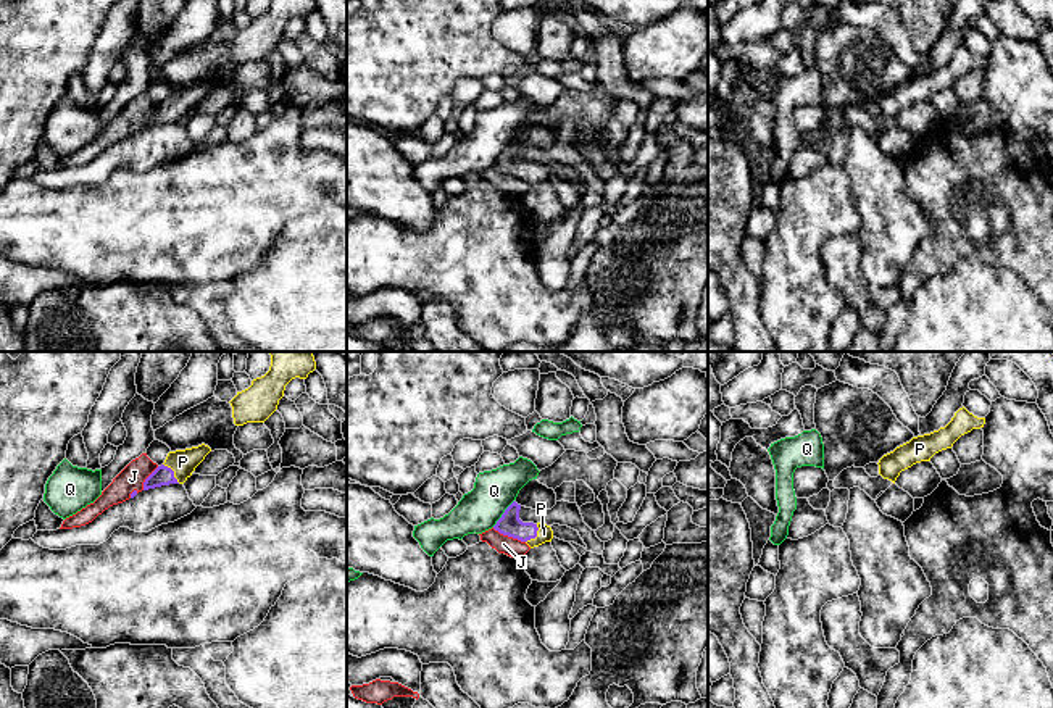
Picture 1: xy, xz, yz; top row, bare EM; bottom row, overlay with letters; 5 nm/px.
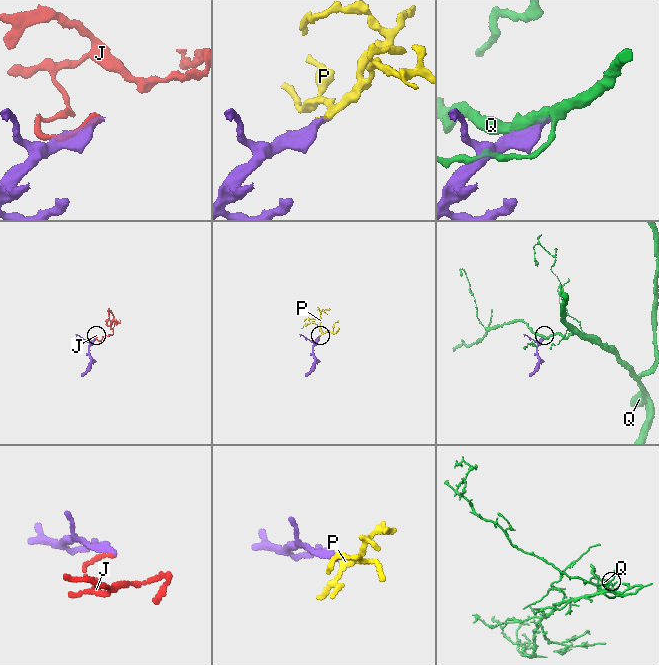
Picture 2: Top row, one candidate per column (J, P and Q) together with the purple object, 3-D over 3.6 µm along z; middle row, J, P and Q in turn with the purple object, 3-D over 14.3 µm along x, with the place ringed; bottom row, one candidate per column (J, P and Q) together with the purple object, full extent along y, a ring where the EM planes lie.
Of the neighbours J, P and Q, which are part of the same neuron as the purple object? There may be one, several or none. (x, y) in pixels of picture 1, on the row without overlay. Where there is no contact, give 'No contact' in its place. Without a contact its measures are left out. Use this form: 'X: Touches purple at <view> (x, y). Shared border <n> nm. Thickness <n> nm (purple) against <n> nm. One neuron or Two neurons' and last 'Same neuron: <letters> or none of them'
J: Touches purple at xz (508, 174). Shared border 180 nm. Thickness 120 nm (purple) against 90 nm. Two neurons
P: Touches purple at xy (173, 112). Shared border 130 nm. Thickness 100 nm (purple) against 130 nm. One neuron
Q: Touches purple at xz (503, 152). Shared border 170 nm. Thickness 120 nm (purple) against 220 nm. Two neurons
Same neuron: P

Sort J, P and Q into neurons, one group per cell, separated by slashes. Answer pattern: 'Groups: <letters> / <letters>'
Groups: J / P / Q

